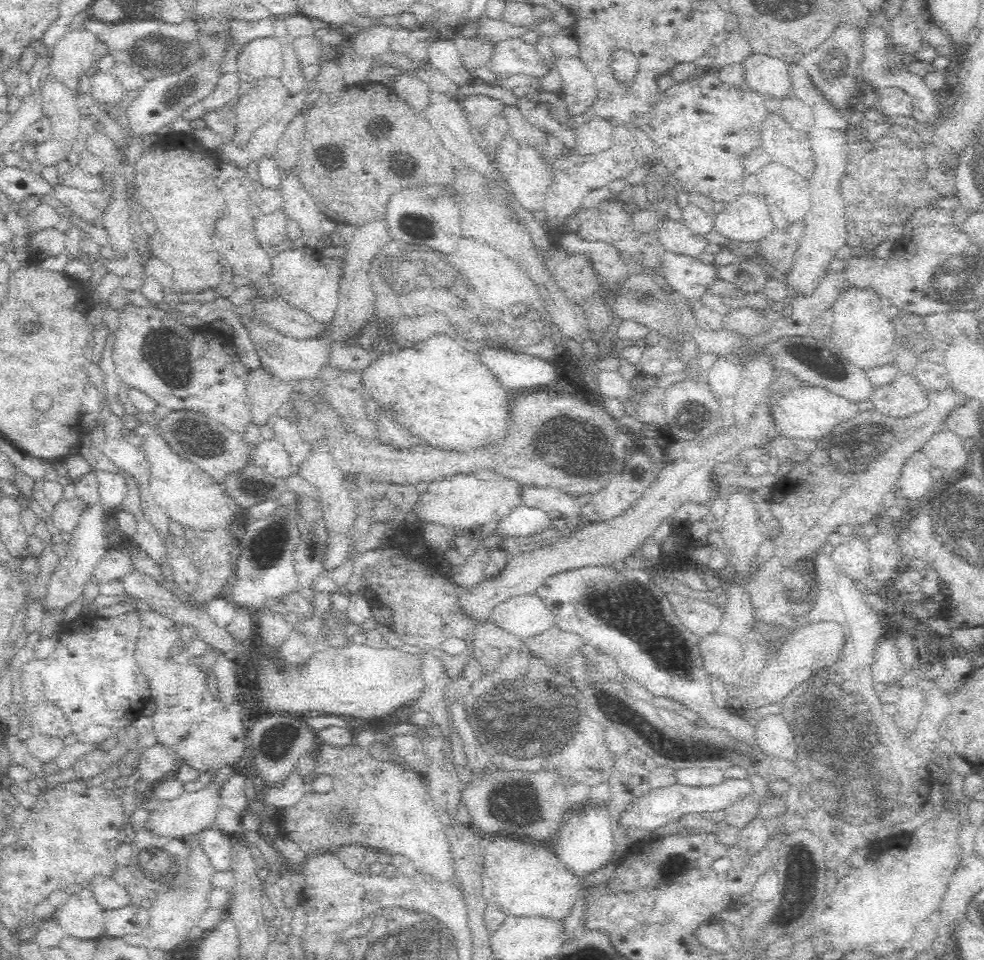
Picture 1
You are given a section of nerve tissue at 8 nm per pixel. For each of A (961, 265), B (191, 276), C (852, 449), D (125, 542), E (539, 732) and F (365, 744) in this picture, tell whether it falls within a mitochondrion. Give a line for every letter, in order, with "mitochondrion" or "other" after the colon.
A: mitochondrion
B: other
C: mitochondrion
D: other
E: mitochondrion
F: other

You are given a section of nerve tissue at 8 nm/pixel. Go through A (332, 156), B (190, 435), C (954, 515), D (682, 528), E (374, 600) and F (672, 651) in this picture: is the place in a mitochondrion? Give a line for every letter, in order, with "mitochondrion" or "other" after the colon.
A: mitochondrion
B: mitochondrion
C: mitochondrion
D: other
E: other
F: mitochondrion

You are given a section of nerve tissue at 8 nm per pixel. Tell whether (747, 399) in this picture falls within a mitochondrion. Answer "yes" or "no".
no

